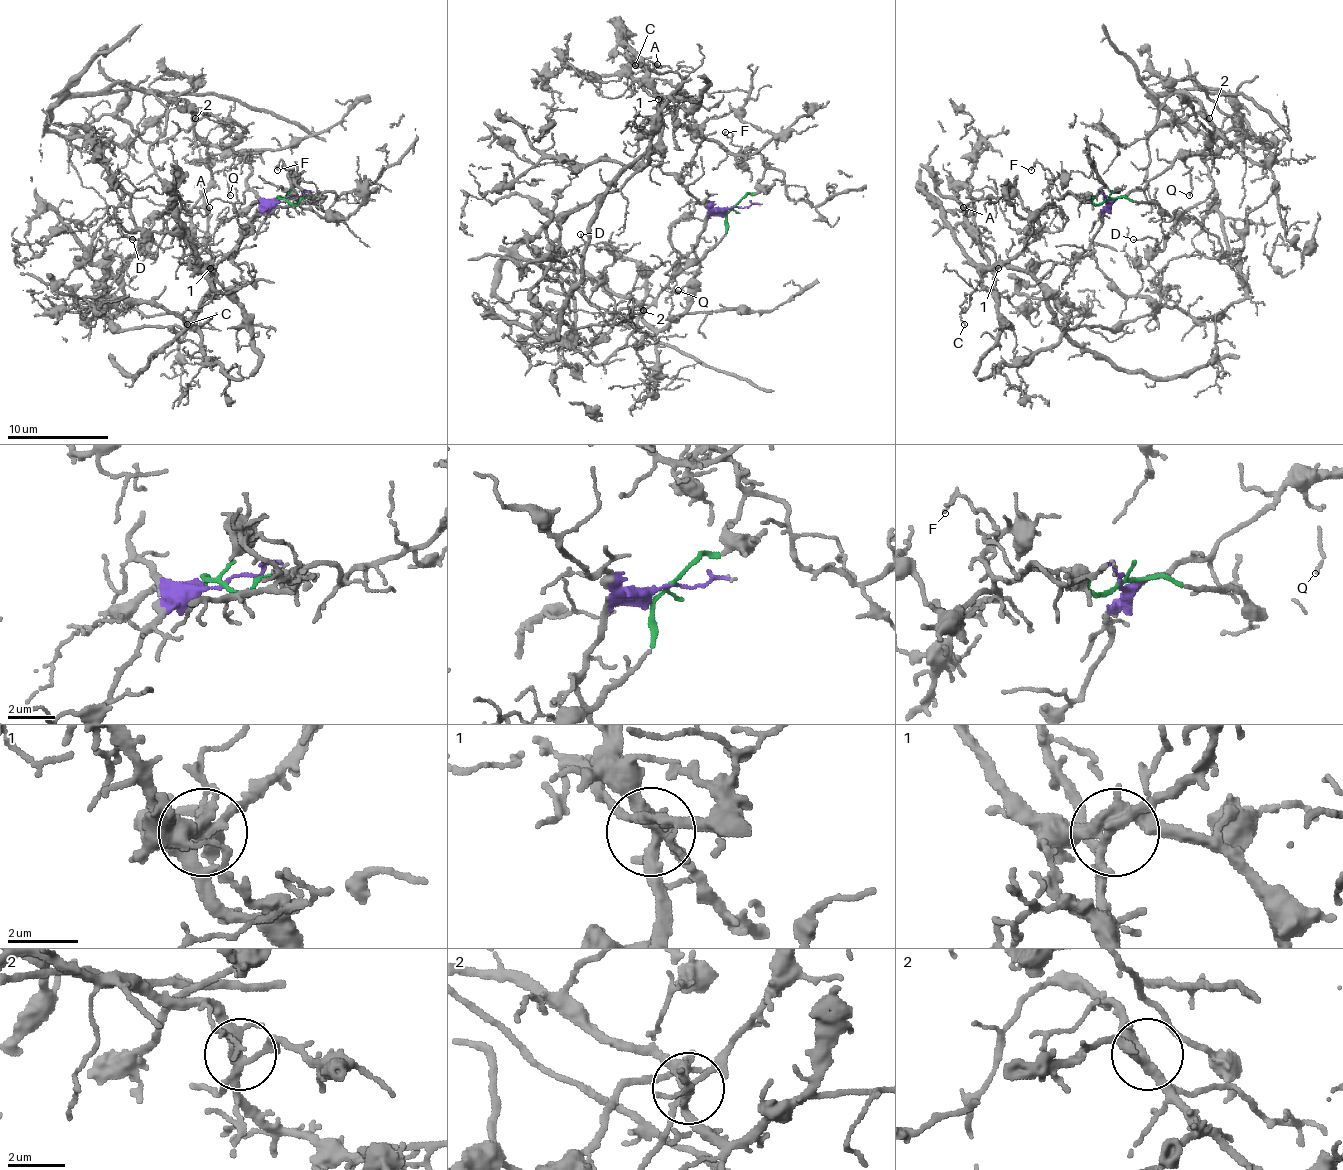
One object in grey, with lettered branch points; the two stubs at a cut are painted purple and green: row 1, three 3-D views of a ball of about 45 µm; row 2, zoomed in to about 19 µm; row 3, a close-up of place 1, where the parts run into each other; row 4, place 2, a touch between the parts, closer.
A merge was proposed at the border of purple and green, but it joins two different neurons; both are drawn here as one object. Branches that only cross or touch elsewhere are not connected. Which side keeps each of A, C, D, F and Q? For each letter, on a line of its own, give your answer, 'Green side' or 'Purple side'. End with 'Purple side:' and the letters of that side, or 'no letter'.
A: Green side
C: Green side
D: Purple side
F: Green side
Q: Purple side
Purple side: D, Q

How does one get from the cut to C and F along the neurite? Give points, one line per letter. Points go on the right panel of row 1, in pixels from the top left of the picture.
C: (1106, 201), (1058, 193), (1038, 216), (1028, 244), (995, 274), (995, 292), (975, 289), (960, 307), (965, 325)
F: (1106, 201), (1096, 203), (1088, 193), (1048, 191), (1053, 178), (1035, 161), (1030, 171)

